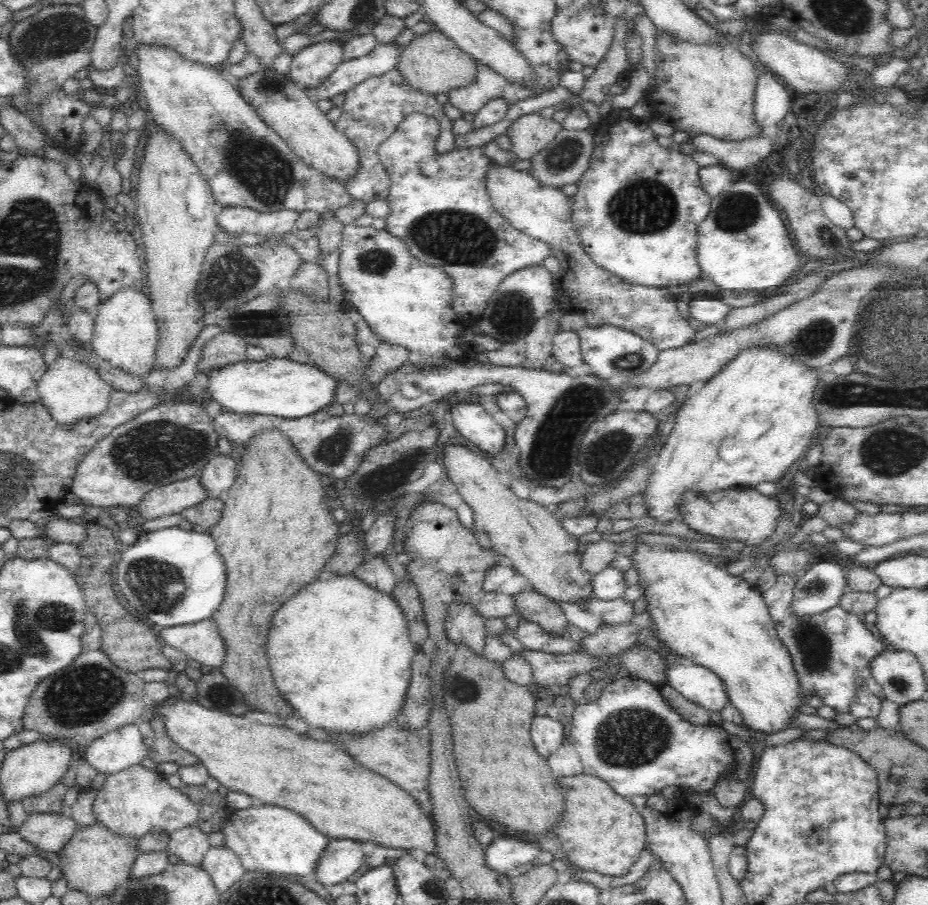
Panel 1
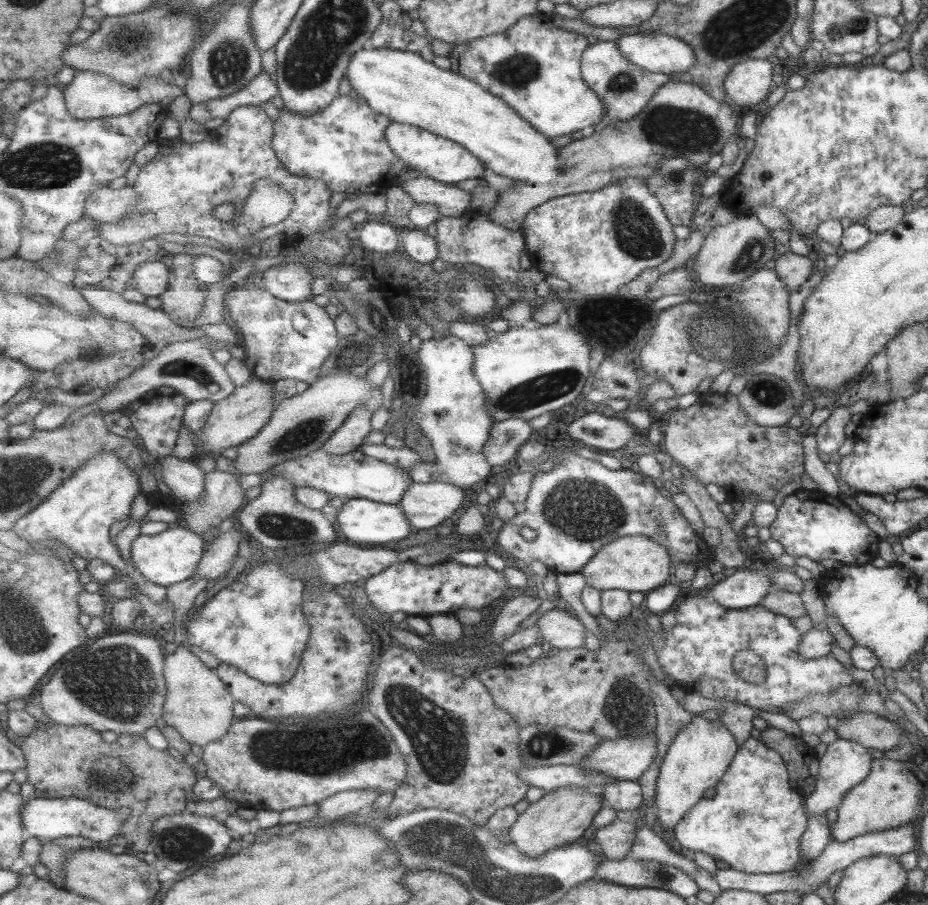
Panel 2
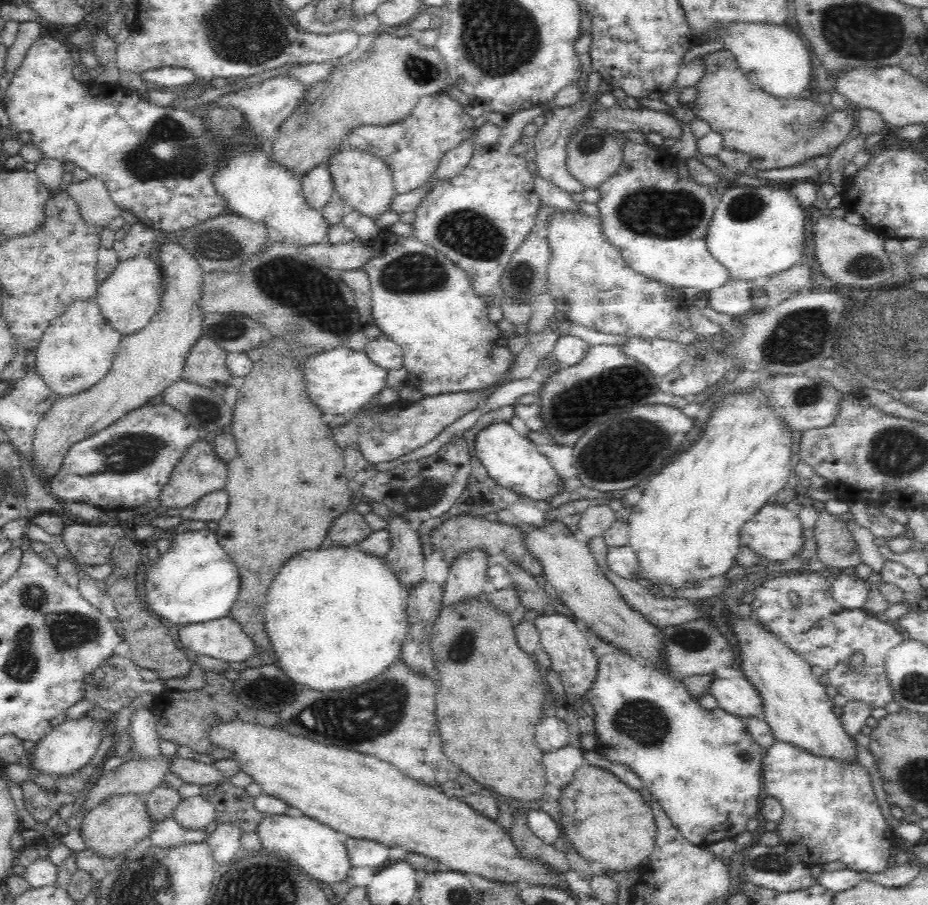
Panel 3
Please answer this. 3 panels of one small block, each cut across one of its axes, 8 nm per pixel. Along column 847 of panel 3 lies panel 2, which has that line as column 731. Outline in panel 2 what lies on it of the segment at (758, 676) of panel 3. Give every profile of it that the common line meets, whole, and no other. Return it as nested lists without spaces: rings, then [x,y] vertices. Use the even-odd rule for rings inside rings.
[[[694,715],[686,727],[672,739],[670,748],[660,765],[655,789],[655,804],[658,816],[652,819],[657,827],[675,828],[676,824],[698,803],[704,799],[708,788],[715,788],[738,752],[736,739],[720,718],[710,721],[702,715]]]

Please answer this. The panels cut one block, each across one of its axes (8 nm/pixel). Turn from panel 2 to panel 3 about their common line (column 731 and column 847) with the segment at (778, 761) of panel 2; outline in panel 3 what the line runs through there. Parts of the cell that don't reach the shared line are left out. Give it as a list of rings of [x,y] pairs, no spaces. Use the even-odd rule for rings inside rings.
[[[776,741],[768,747],[766,756],[763,758],[763,777],[764,786],[767,796],[778,798],[784,810],[784,817],[776,824],[776,833],[780,838],[780,844],[788,847],[794,853],[800,855],[800,859],[806,865],[812,867],[814,865],[822,865],[824,863],[838,860],[846,864],[847,868],[861,874],[862,871],[870,874],[878,874],[884,872],[888,868],[888,860],[890,856],[895,853],[895,839],[896,835],[893,829],[886,823],[881,809],[878,805],[876,795],[872,791],[872,785],[868,772],[858,762],[852,764],[851,762],[842,762],[841,760],[834,760],[833,758],[826,758],[825,756],[814,756],[801,748],[794,746],[788,742]]]

